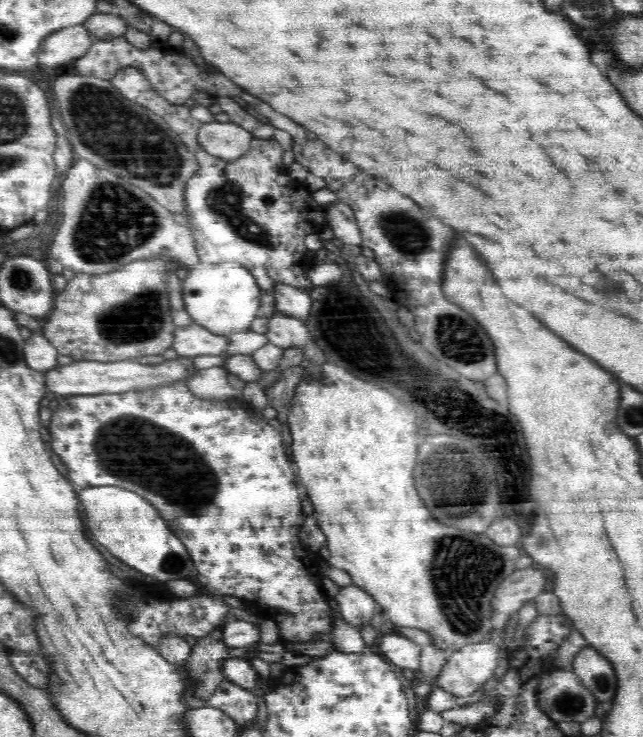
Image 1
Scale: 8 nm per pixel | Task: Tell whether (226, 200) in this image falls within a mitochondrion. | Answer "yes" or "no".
yes

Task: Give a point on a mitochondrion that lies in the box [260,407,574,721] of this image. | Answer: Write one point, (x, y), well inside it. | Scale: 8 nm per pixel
(461, 586)

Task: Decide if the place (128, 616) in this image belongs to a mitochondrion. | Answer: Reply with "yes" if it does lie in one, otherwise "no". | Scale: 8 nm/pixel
no

